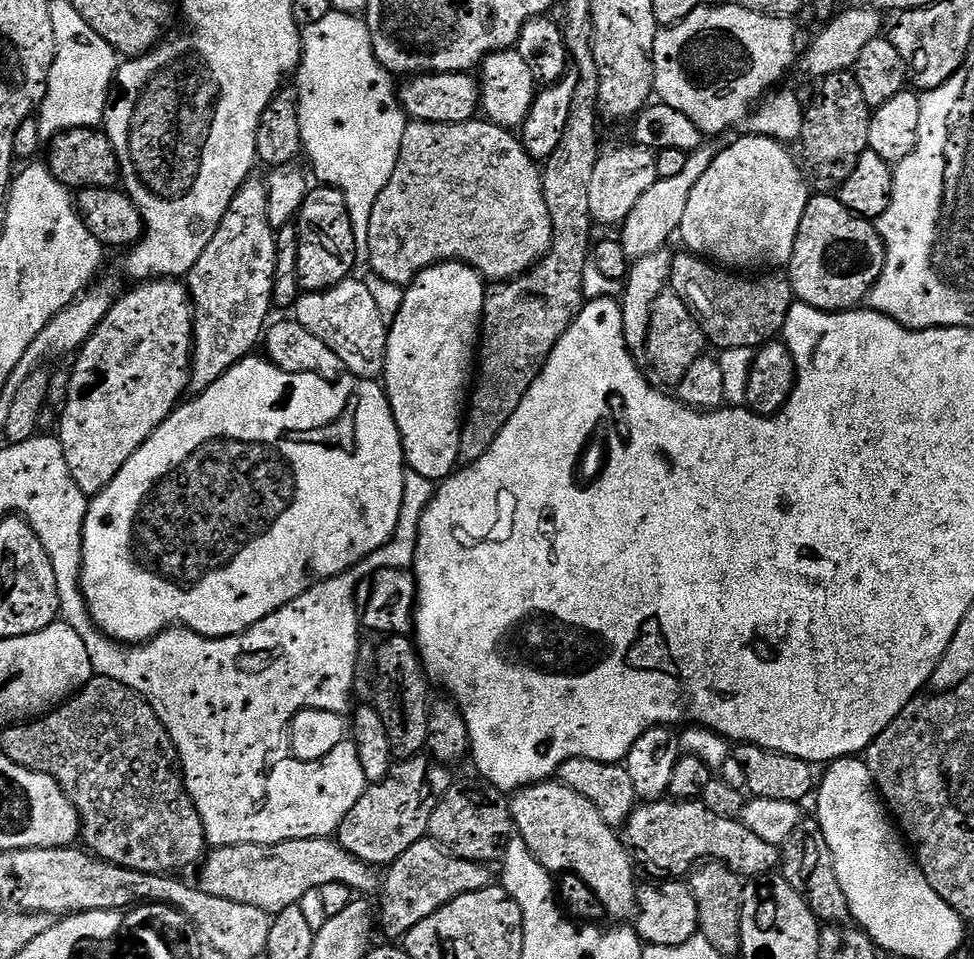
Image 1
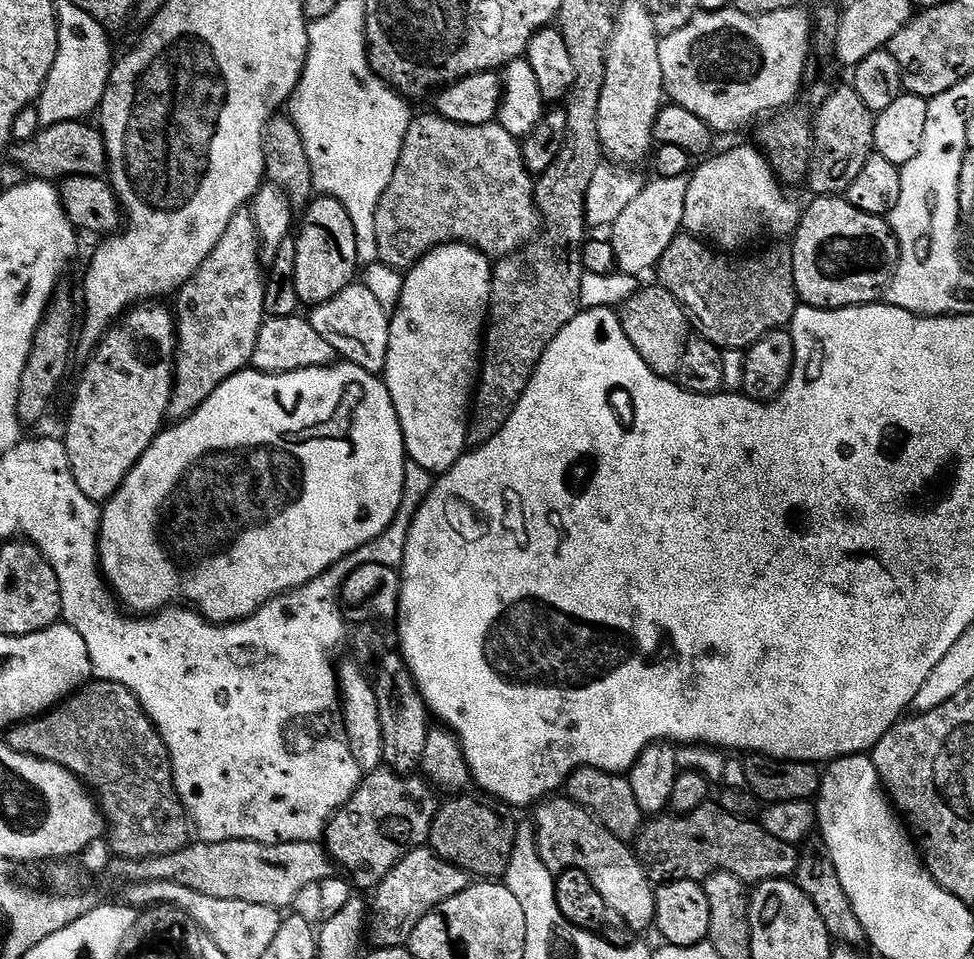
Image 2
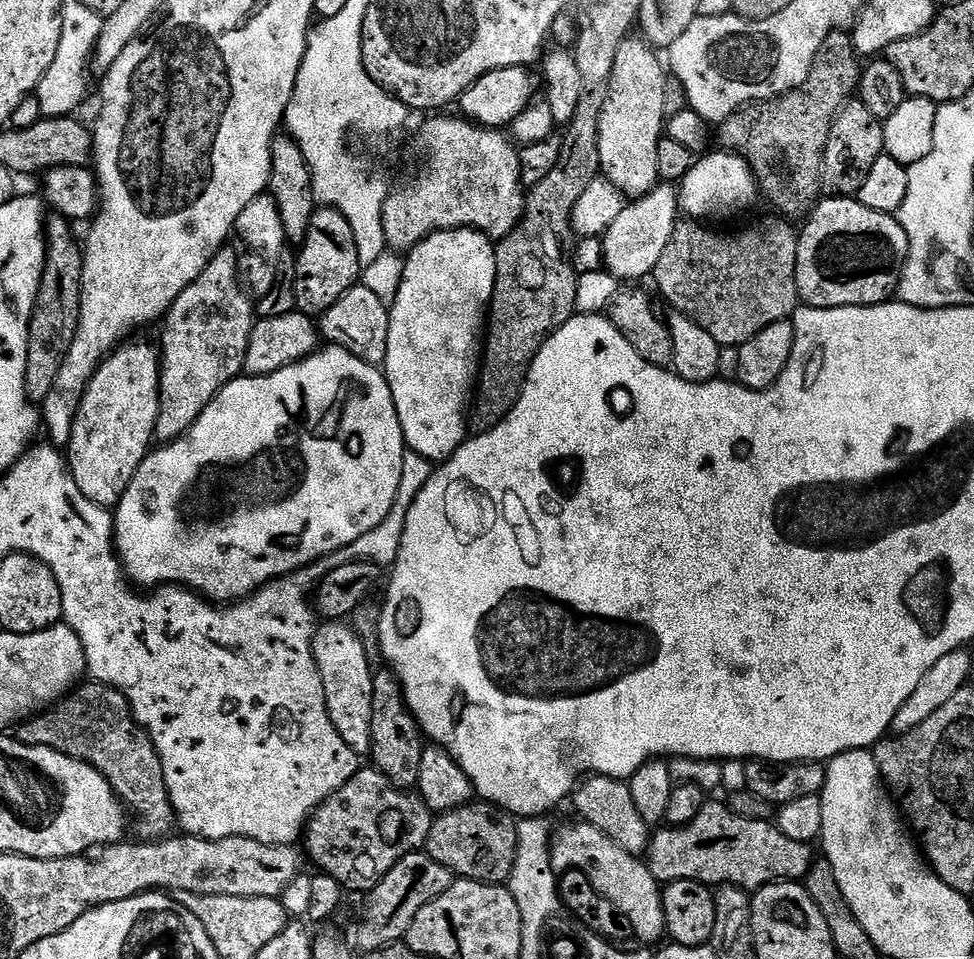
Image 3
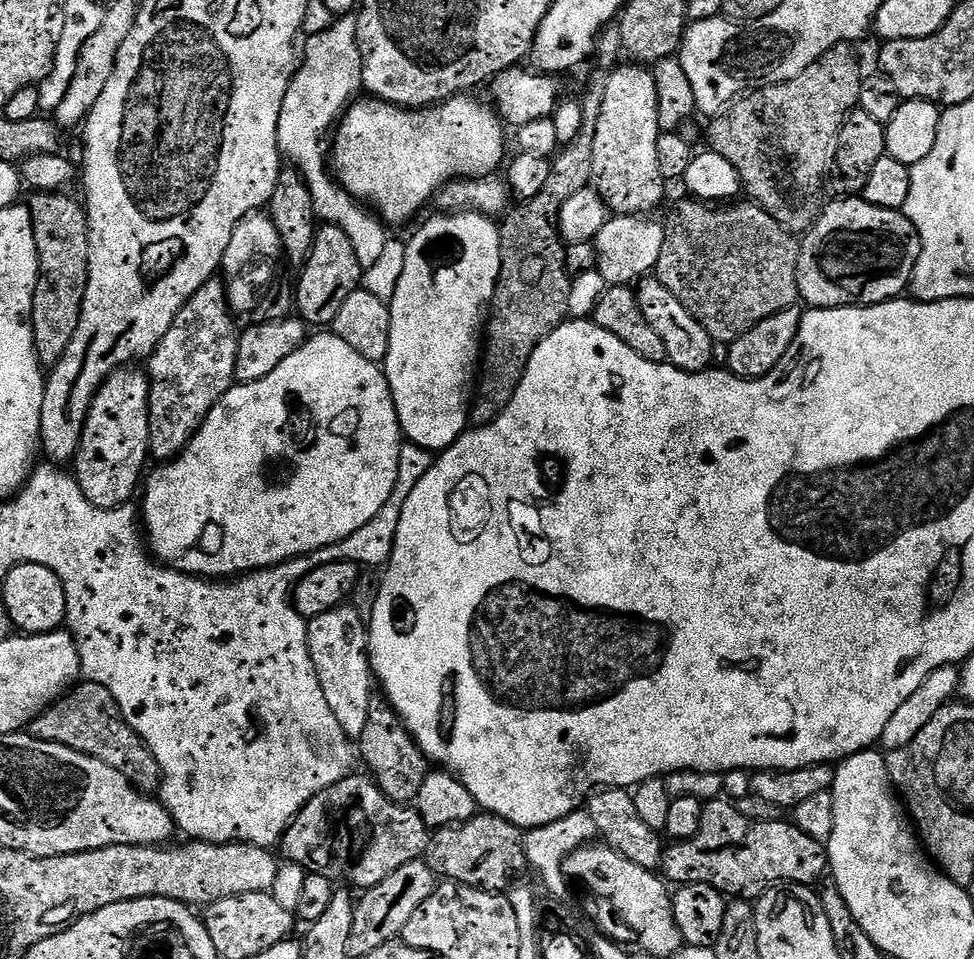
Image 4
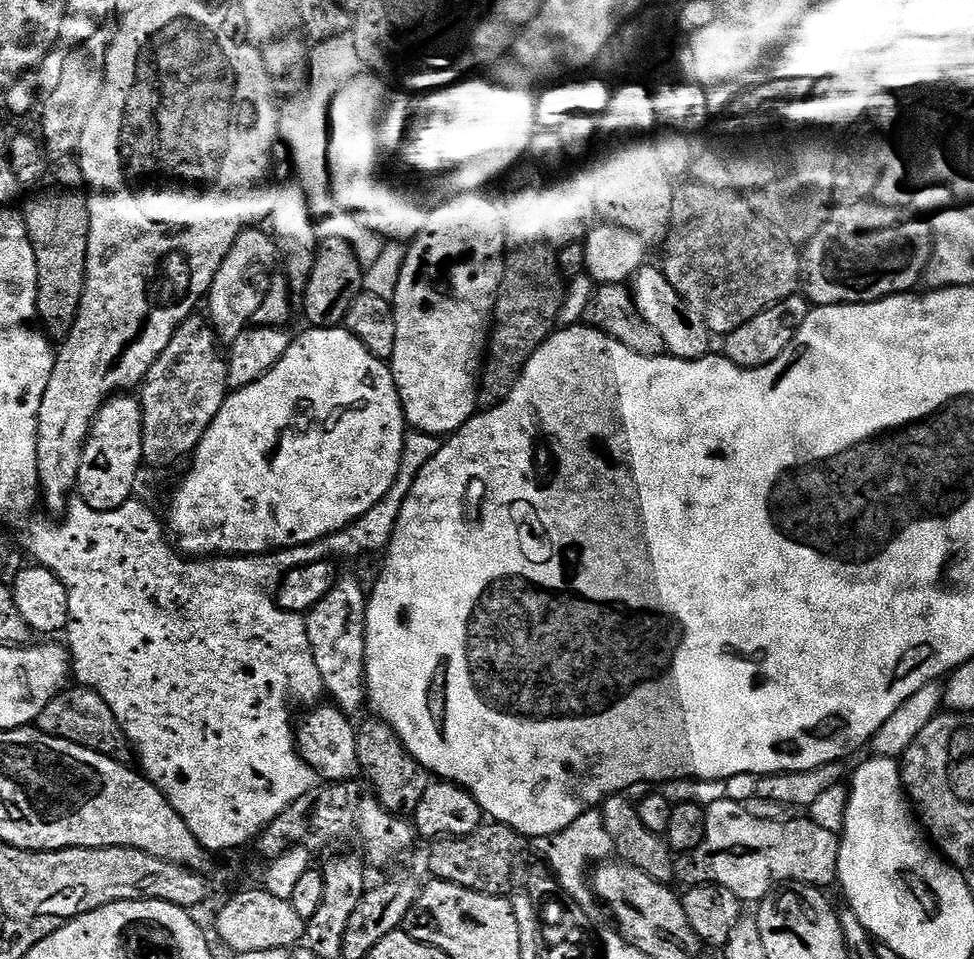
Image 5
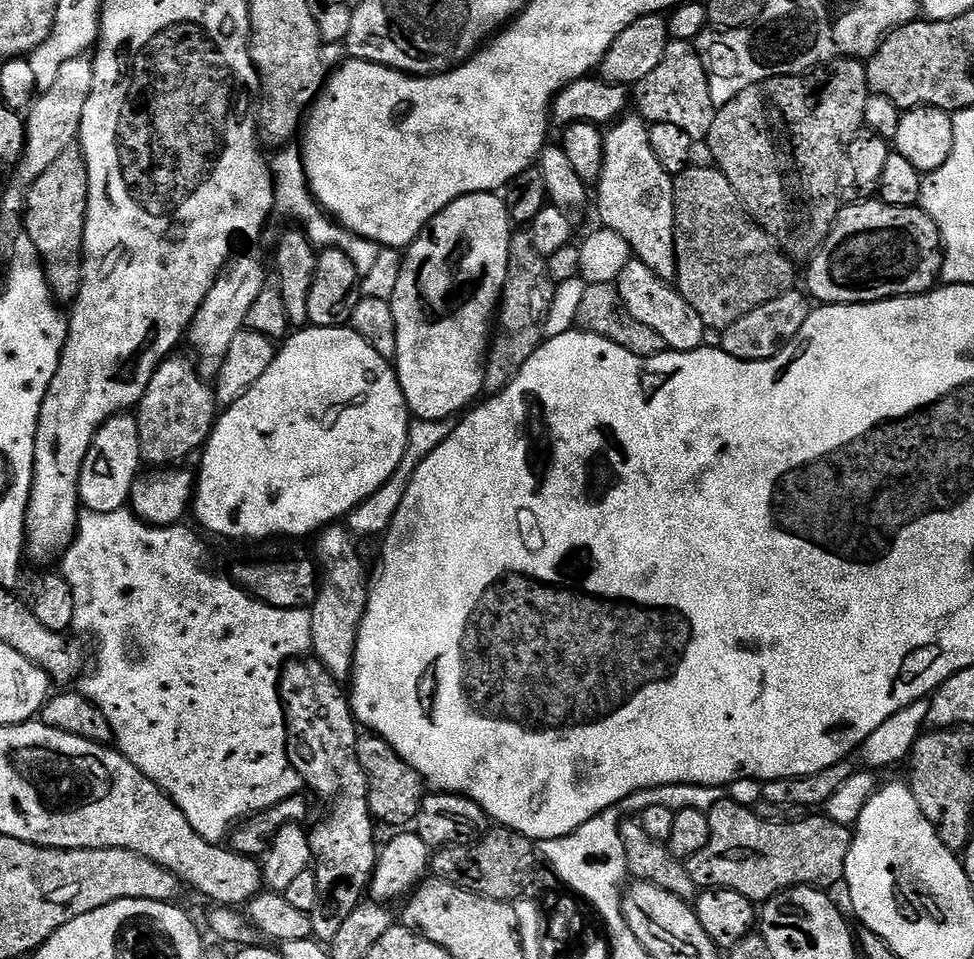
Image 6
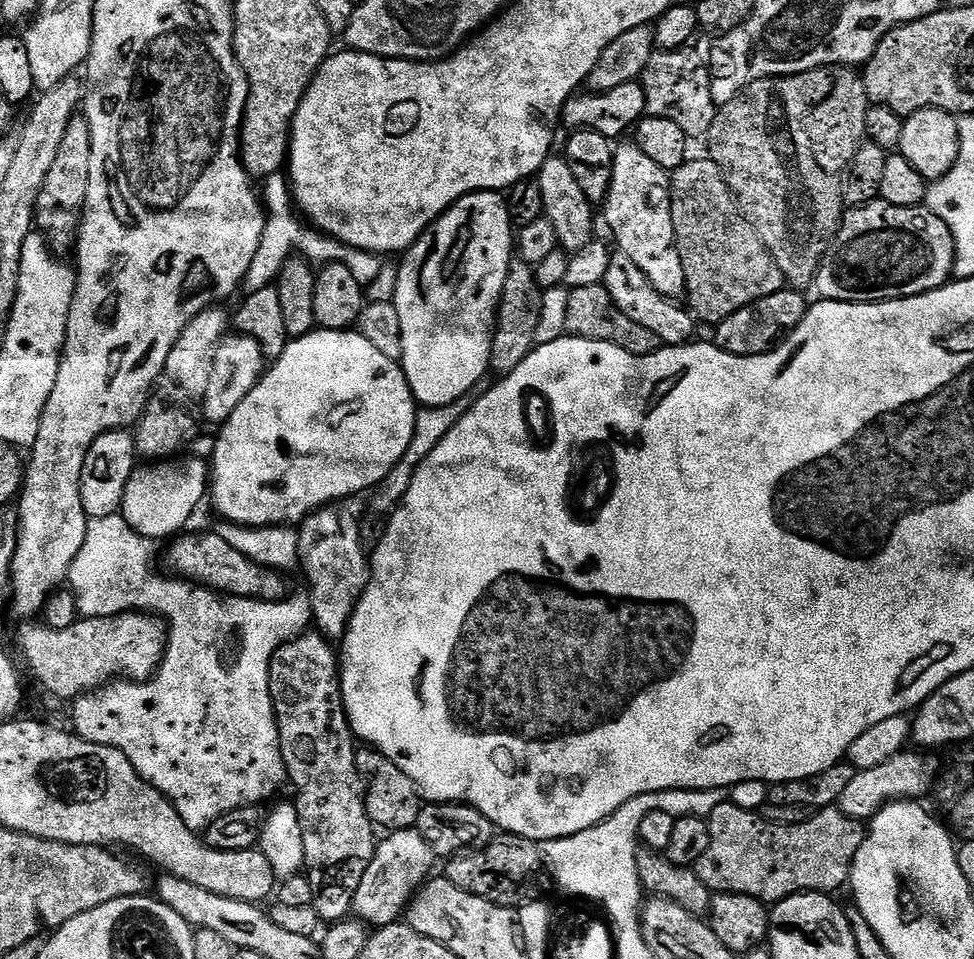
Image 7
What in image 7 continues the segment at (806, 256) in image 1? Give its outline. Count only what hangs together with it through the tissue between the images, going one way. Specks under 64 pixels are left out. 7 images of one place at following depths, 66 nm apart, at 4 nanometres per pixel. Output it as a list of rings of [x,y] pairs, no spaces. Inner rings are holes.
[[[882,199],[873,200],[870,204],[849,207],[845,211],[844,219],[840,221],[840,231],[836,233],[836,238],[832,241],[832,247],[829,248],[828,253],[824,256],[824,261],[820,264],[820,269],[816,275],[814,292],[817,292],[815,295],[819,299],[841,300],[847,304],[881,304],[887,300],[901,300],[911,296],[921,296],[927,292],[943,288],[945,284],[953,279],[952,267],[955,261],[956,247],[954,246],[954,238],[950,234],[950,226],[946,226],[946,222],[942,222],[942,218],[938,218],[936,212],[932,212],[927,206],[907,208],[906,206],[890,206]]]

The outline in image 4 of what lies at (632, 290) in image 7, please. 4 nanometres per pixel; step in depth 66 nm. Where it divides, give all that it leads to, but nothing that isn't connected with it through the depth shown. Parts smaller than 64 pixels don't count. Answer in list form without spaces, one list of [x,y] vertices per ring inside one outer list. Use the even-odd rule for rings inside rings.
[[[655,275],[644,276],[635,285],[634,291],[642,314],[646,314],[646,322],[650,322],[650,326],[654,326],[658,333],[658,338],[666,342],[667,363],[682,369],[683,372],[709,371],[713,367],[714,341],[702,326],[702,322],[698,322],[698,318],[694,318],[694,314],[690,314],[690,310],[686,310],[686,306],[682,306],[682,302],[678,302],[678,298],[674,298],[674,294],[670,294],[670,290],[666,290],[666,286],[662,286],[662,282]]]

